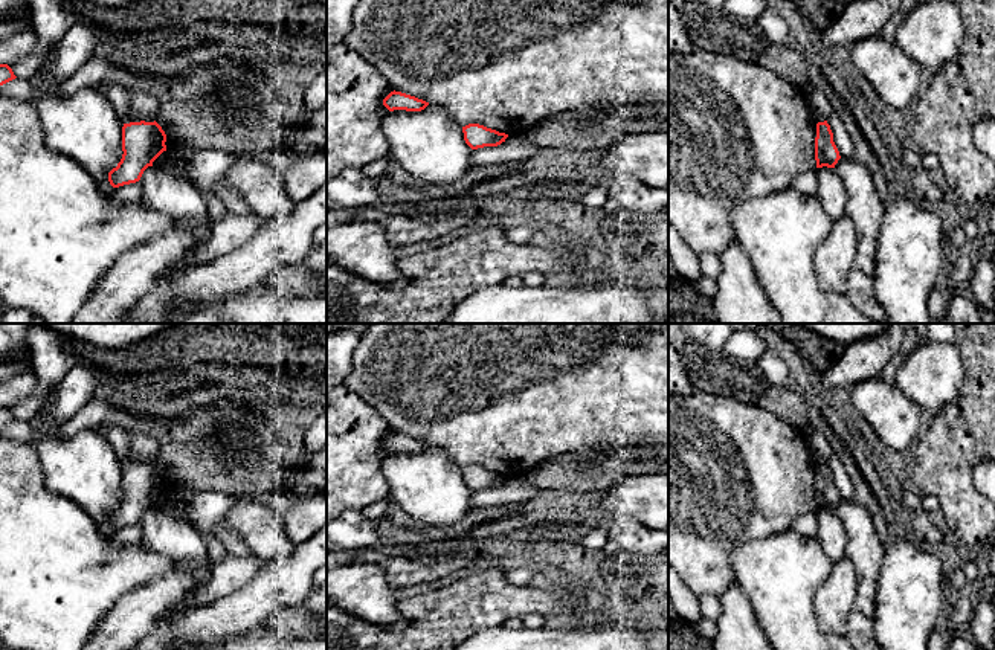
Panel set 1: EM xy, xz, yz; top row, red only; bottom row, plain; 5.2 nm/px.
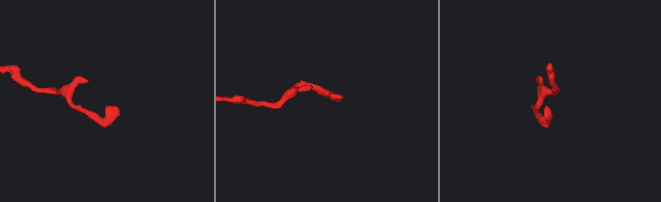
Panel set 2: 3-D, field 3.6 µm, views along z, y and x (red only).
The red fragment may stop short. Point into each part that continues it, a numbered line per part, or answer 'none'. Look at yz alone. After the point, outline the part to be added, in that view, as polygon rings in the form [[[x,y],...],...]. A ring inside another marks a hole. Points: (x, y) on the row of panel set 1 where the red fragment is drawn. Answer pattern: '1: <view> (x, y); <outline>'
none

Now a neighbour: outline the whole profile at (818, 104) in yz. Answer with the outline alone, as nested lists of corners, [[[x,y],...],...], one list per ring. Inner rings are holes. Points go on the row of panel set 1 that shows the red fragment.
[[[807,82],[803,87],[803,93],[806,95],[806,101],[812,111],[815,122],[824,122],[832,113],[830,102],[824,96],[824,93],[812,82]]]

